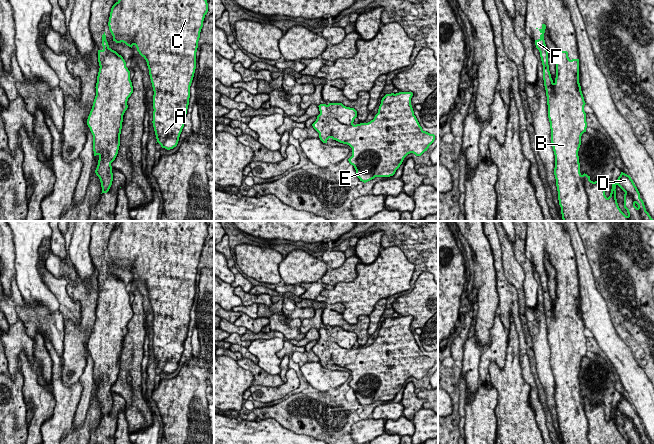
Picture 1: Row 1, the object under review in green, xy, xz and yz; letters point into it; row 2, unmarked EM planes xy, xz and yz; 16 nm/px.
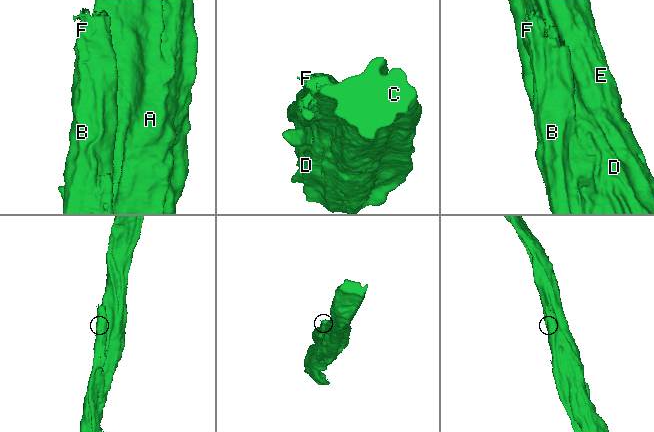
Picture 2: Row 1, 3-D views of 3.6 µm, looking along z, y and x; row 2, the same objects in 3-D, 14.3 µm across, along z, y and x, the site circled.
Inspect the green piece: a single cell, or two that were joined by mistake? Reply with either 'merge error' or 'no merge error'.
merge error

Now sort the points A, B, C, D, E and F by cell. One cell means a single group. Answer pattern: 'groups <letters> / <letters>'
groups A C D E / B F

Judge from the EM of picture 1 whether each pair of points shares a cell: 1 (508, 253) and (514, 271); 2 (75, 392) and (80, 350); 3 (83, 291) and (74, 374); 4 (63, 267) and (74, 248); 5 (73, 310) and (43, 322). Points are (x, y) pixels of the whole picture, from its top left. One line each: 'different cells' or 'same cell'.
1: same cell
2: different cells
3: same cell
4: different cells
5: different cells

